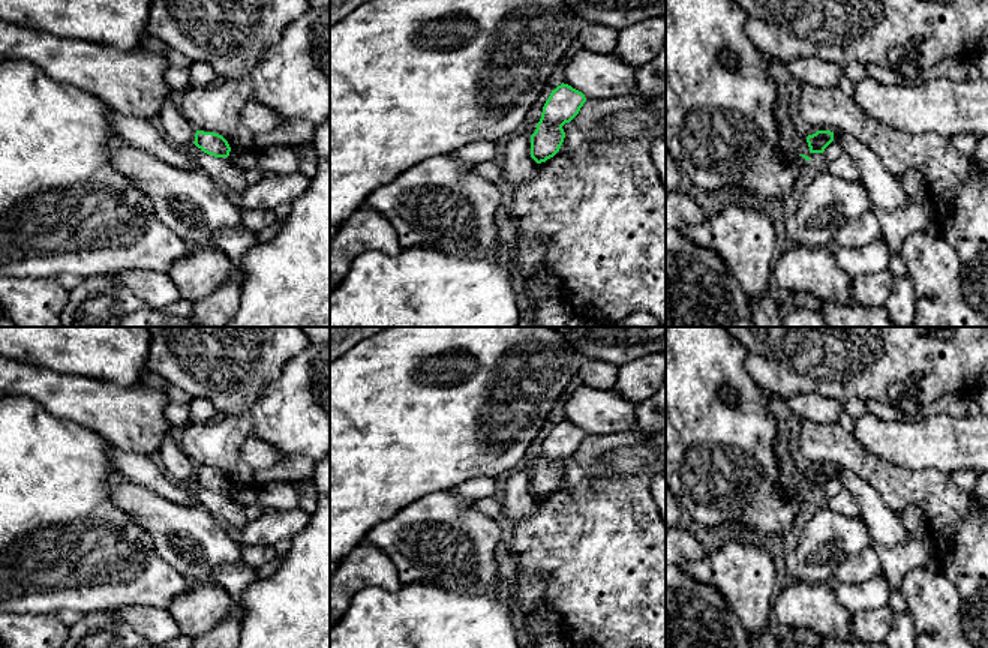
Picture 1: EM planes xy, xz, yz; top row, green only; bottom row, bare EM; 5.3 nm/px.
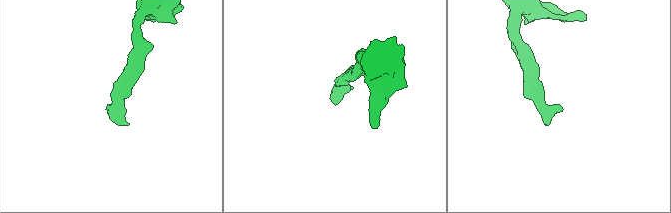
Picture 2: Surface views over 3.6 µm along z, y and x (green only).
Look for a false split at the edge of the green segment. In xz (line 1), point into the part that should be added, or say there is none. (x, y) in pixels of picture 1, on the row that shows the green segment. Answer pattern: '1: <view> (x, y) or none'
1: none

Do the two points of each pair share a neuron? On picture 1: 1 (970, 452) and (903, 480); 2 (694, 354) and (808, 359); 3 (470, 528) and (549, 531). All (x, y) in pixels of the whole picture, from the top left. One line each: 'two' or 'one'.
1: two
2: two
3: two

